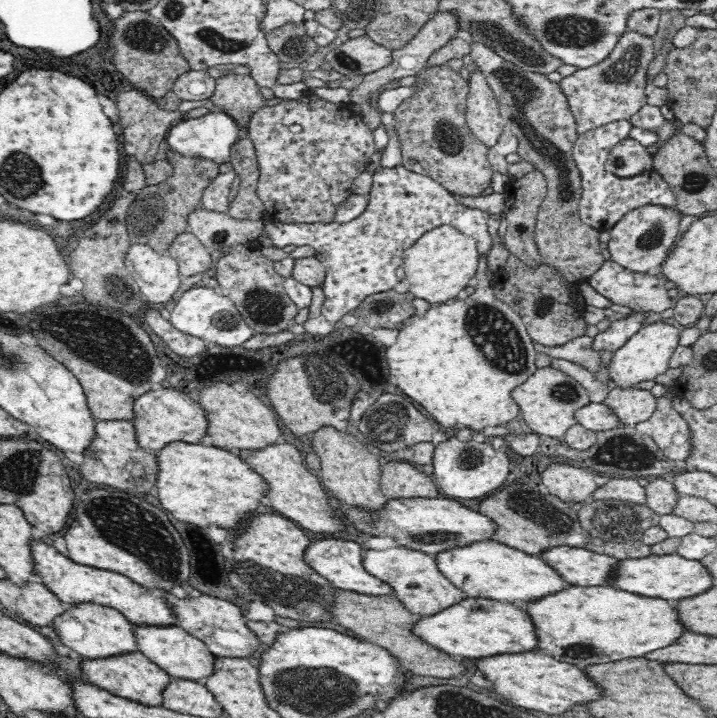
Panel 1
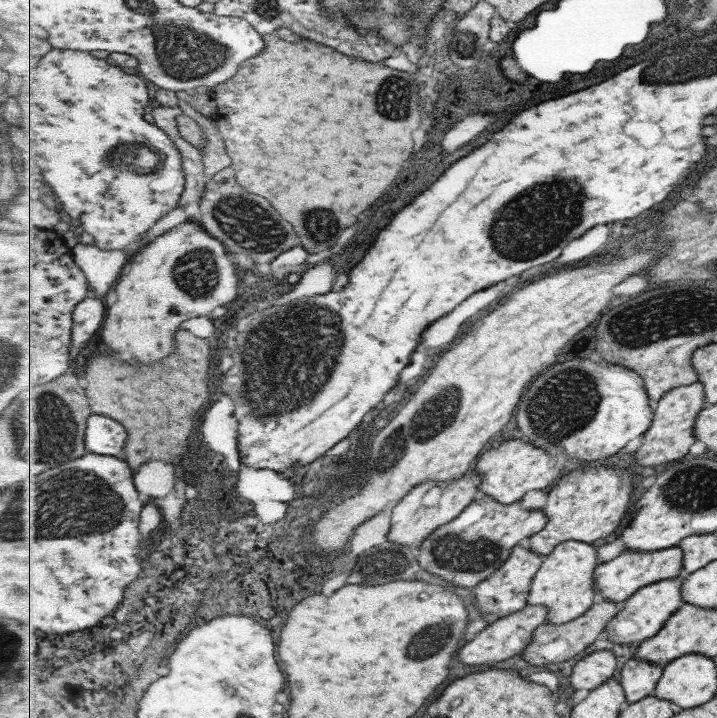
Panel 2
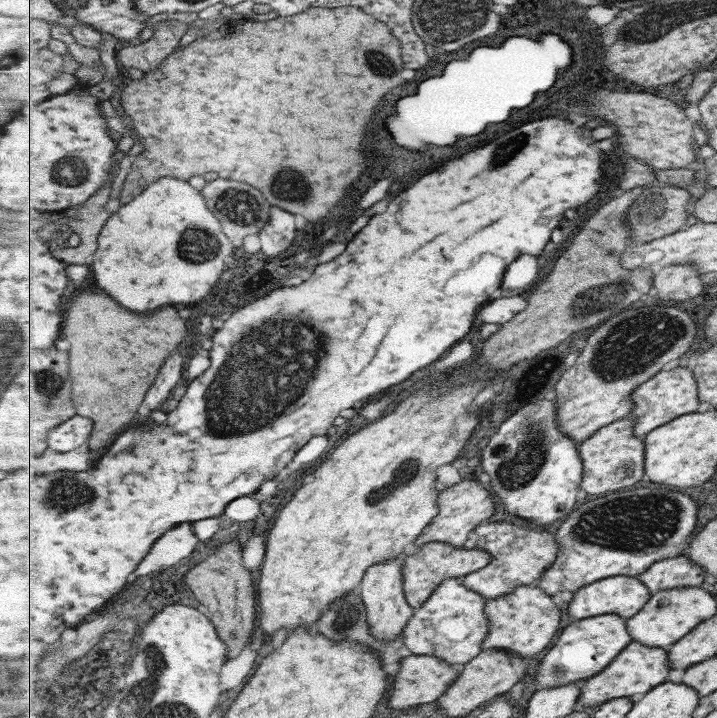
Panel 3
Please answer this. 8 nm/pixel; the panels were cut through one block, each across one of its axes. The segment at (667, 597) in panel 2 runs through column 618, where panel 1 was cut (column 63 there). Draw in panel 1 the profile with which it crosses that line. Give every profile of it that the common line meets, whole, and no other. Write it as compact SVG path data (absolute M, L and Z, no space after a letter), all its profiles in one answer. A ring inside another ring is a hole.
M99 604L67 606L64 615L58 616L52 627L63 644L87 660L104 660L140 652L140 645L136 641L136 626L122 612Z

